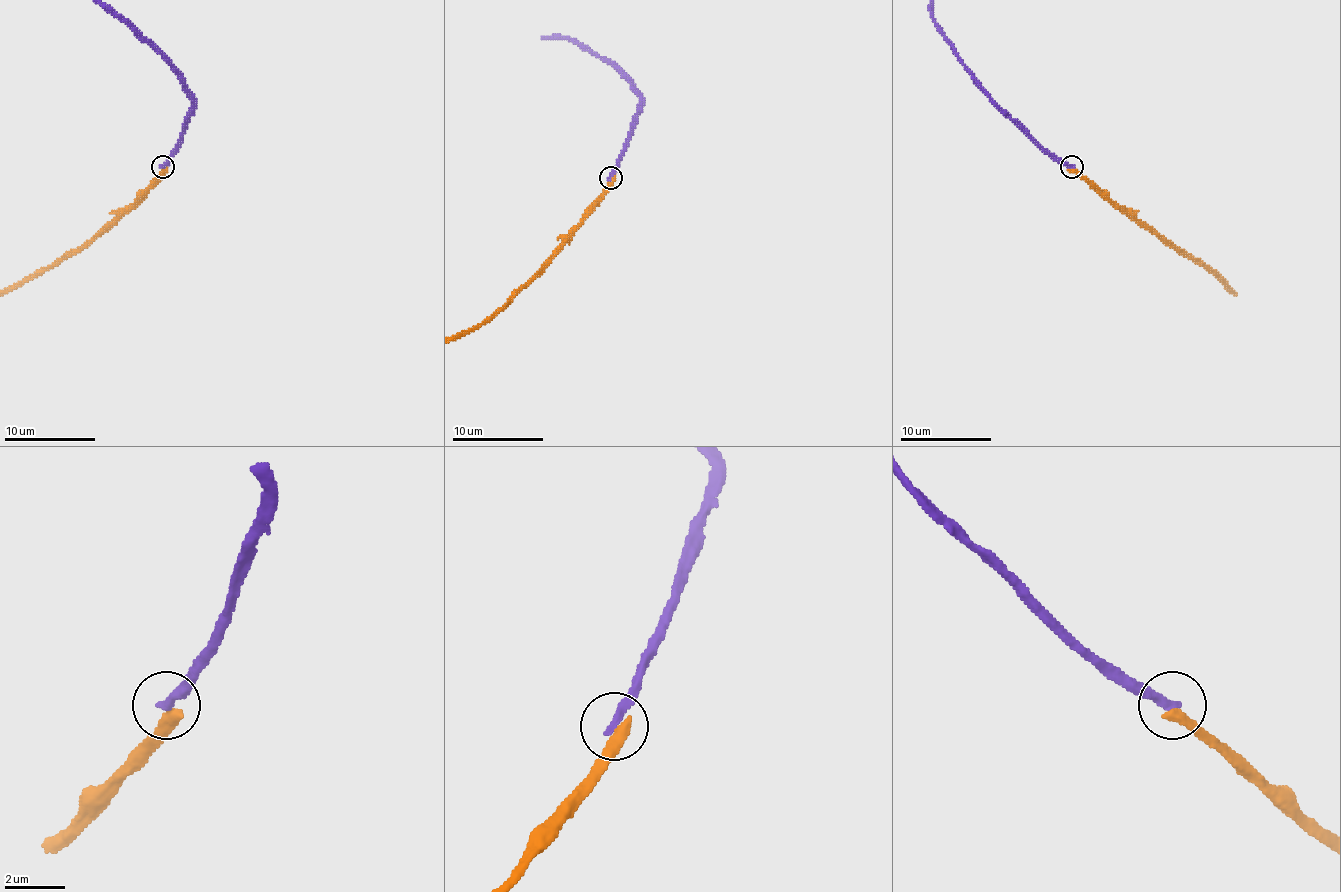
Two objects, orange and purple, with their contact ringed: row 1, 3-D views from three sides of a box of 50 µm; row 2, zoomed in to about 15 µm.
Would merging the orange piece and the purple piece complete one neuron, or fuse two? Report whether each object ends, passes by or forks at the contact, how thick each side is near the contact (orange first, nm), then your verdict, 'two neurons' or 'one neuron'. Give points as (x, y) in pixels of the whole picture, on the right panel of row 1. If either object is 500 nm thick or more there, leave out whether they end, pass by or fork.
orange ends; purple ends; calibres 400 and 300 nm; two neurons

